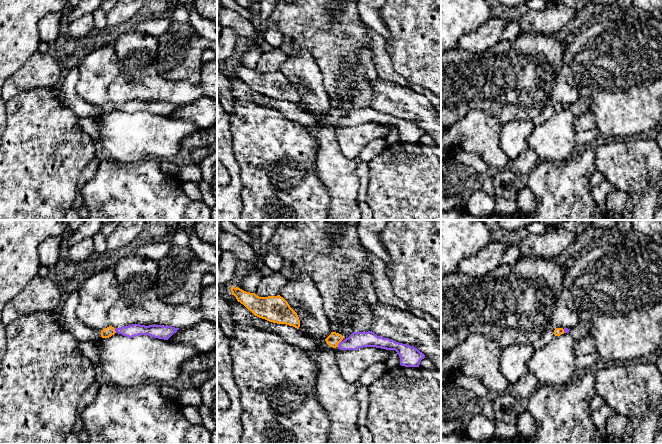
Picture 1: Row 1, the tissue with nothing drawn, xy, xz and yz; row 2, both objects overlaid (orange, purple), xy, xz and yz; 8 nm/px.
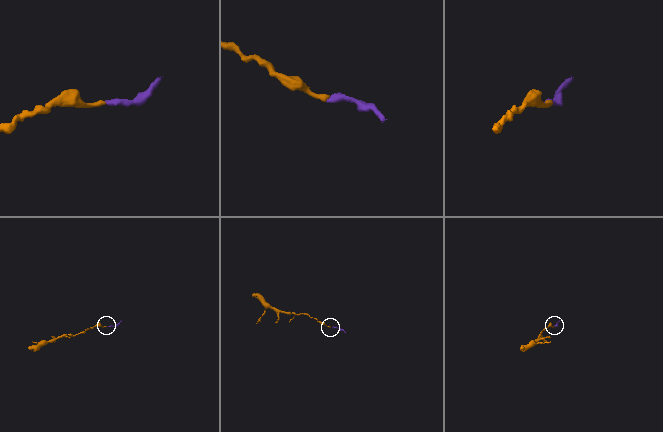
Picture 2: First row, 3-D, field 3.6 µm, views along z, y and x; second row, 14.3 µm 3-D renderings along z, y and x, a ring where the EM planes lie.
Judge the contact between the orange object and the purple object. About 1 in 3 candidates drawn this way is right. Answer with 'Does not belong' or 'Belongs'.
Belongs

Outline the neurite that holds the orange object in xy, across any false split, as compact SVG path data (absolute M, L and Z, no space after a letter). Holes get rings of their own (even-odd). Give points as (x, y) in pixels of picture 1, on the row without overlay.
M132 100L121 104L114 104L112 102L109 102L101 106L101 113L109 114L115 109L118 109L129 114L139 111L148 111L154 114L168 116L178 106L179 104L163 101L145 102L140 100Z

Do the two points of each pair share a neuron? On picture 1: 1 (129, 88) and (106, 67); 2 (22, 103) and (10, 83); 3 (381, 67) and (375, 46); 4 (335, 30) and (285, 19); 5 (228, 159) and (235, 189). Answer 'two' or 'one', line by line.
1: two
2: two
3: one
4: one
5: one

